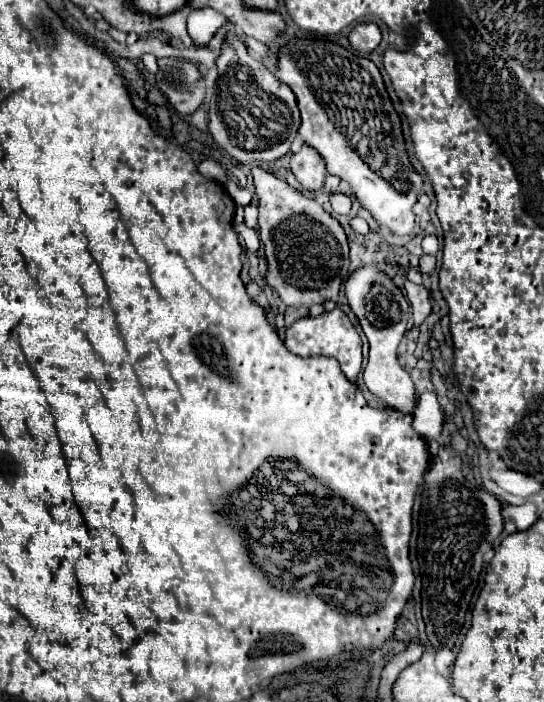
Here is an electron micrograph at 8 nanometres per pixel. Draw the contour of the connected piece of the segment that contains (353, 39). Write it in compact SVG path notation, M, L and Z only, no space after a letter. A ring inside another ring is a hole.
M373 22L357 24L349 34L349 44L359 54L369 54L379 46L379 42L381 42L381 30Z

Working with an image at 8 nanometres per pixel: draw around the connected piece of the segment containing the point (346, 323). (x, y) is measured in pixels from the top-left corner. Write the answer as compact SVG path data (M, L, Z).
M339 308L331 310L331 312L323 312L319 316L305 316L295 320L289 328L287 328L287 338L285 338L285 346L295 352L297 356L333 356L339 360L343 374L355 382L357 374L361 372L361 338L357 334L357 330L353 328L351 320L347 318L347 314Z

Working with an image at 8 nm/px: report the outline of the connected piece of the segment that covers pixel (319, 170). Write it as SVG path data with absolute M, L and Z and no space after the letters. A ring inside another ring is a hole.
M303 144L301 150L291 156L291 172L307 190L321 188L327 174L323 158L307 144Z

